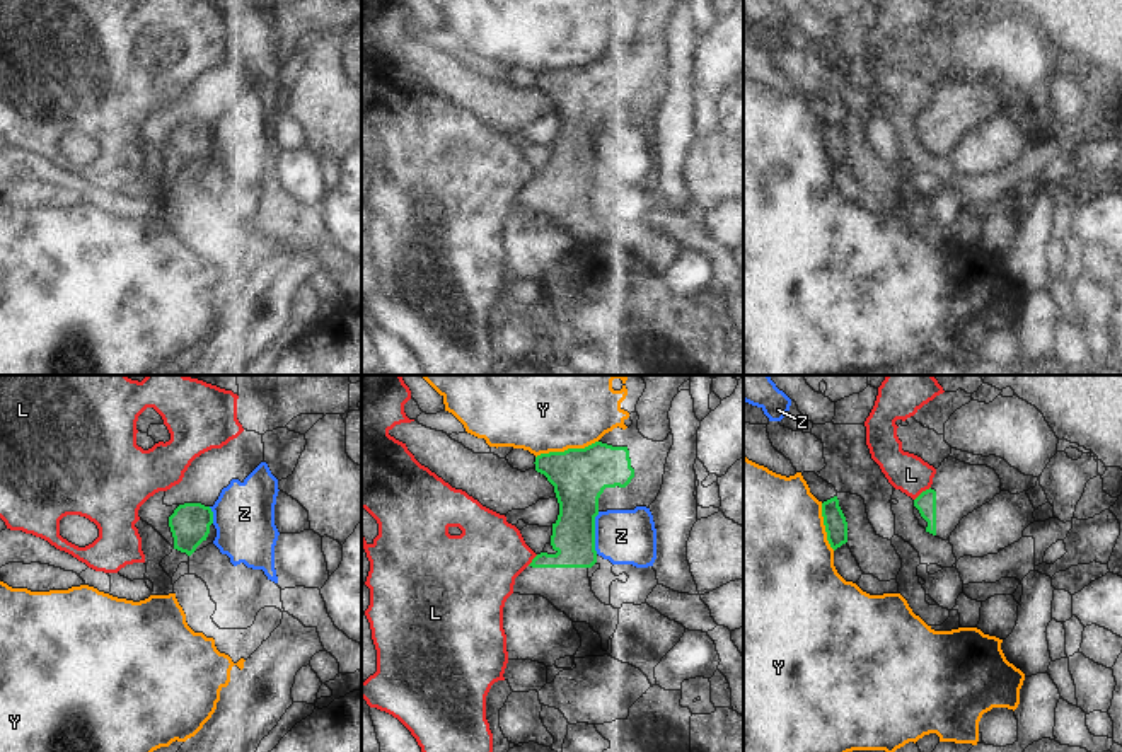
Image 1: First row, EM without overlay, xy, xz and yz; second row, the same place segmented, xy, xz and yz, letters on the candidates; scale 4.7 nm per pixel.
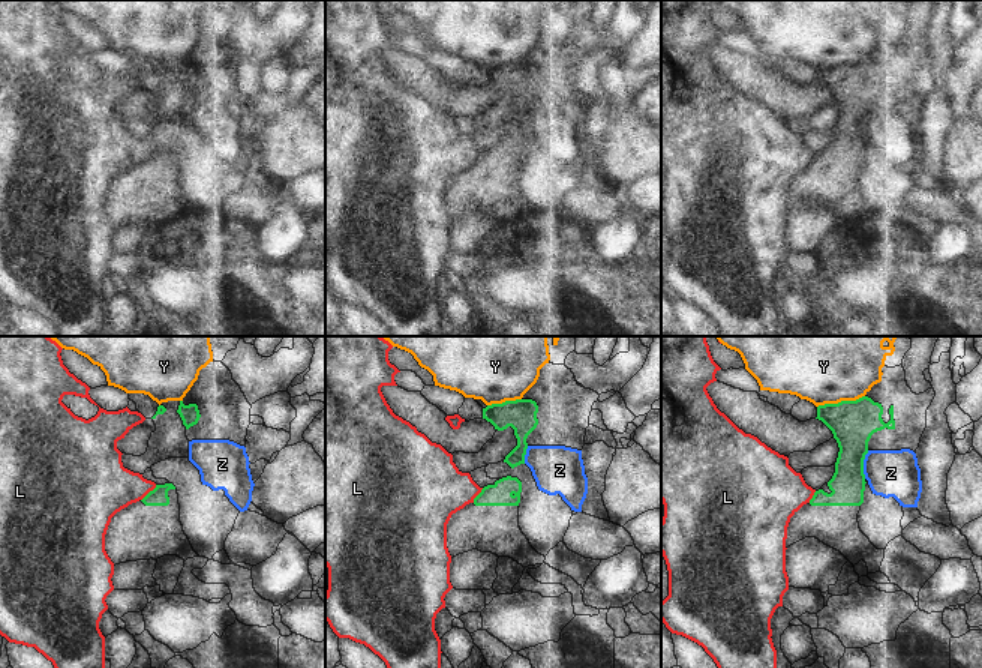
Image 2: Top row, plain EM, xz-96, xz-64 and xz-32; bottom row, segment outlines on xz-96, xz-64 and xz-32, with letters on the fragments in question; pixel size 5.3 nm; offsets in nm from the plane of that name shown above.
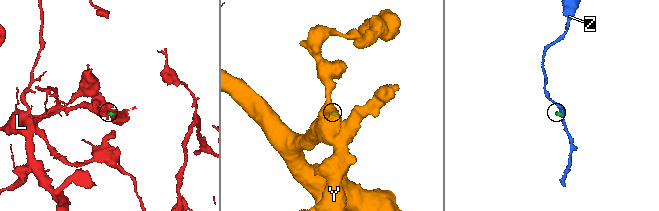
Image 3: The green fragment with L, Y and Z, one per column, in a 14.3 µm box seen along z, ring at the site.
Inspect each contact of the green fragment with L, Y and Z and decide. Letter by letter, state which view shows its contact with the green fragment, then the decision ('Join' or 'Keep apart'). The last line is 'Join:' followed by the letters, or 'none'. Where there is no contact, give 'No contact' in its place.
L: Touches green in yz. Keep apart
Y: Touches green in xz. Keep apart
Z: Touches green in xz. Keep apart
Join: none

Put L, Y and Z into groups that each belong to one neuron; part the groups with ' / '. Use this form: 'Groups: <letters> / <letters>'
Groups: L / Y / Z

